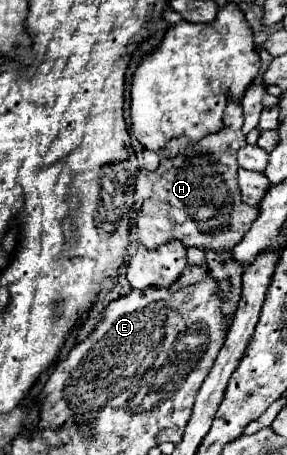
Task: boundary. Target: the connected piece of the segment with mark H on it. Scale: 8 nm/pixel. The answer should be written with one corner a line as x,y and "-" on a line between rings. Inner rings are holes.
239,102
227,104
223,124
223,130
205,136
195,148
187,148
183,154
175,156
175,160
163,160
163,154
159,154
159,168
147,174
153,184
153,194
133,216
137,242
147,250
179,240
185,248
195,246
199,250
231,252
259,216
257,206
243,204
237,186
237,150
247,146
245,134
241,132
243,110
-
199,210
207,210
209,216
197,216
195,212
-
217,218
225,218
227,224
217,226

